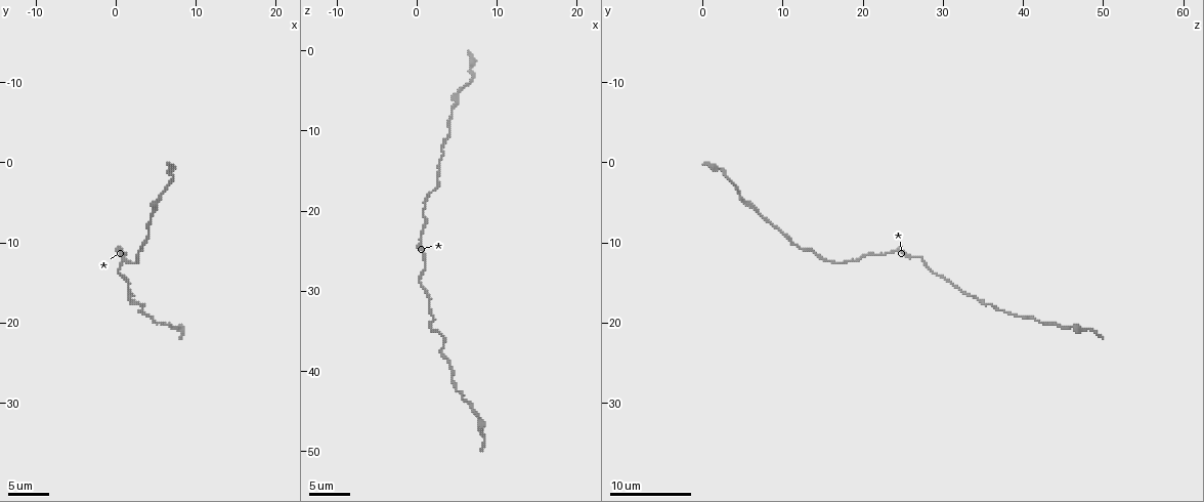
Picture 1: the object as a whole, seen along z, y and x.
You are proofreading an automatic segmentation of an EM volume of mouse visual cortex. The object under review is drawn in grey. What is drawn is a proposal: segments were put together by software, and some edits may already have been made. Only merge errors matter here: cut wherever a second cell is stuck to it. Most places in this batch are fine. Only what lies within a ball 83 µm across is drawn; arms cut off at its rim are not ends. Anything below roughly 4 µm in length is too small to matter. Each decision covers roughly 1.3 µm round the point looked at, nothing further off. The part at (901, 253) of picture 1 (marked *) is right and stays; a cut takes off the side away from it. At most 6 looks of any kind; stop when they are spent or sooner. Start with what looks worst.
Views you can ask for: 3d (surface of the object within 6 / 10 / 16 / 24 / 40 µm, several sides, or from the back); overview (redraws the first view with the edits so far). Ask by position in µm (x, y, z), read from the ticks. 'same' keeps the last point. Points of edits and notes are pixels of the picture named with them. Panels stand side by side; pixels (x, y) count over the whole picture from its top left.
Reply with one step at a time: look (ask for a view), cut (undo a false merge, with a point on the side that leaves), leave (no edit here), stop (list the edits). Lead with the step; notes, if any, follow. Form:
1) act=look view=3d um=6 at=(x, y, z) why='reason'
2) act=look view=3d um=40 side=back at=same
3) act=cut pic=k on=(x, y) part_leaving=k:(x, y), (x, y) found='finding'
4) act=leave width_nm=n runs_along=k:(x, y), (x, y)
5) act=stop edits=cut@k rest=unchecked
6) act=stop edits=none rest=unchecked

act=look view=3d um=16 at=(5.4, 4.2, 4.8) why='thick turns thin'

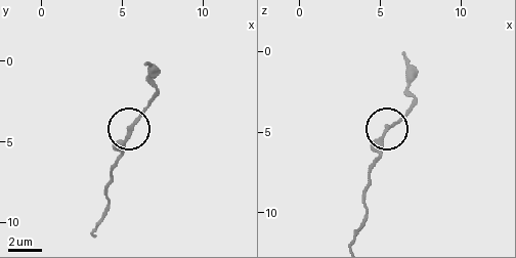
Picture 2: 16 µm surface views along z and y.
act=leave runs_along=2:(350, 241), (366, 212), (370, 167), (379, 138), (414, 106) found='all the same cell'

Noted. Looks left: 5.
act=look view=3d um=16 at=(1.6, 16.8, 34.0) why='sudden change in width'

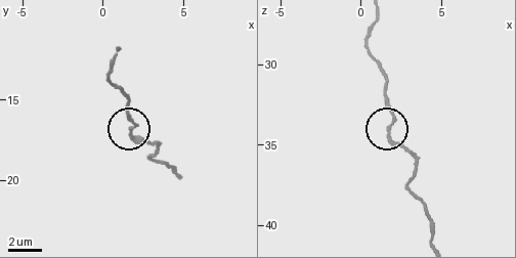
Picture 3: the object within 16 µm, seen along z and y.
act=leave runs_along=3:(119, 47), (110, 79), (127, 98), (130, 133), (159, 145) found='continuous, no second cell'

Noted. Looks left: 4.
act=look view=3d um=16 at=(7.2, 20.6, 45.4)

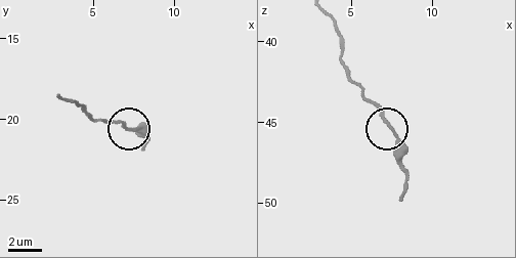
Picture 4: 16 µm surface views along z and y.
act=look view=3d um=16 side=back at=(7.3, 20.7, 45.2)

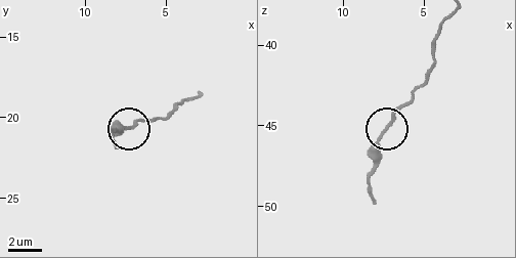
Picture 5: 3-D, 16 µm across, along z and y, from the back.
act=leave runs_along=5:(446, 18), (434, 48), (431, 73), (383, 134), (376, 170) found='continuous, no second cell'

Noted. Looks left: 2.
act=stop edits=none rest=unchecked

